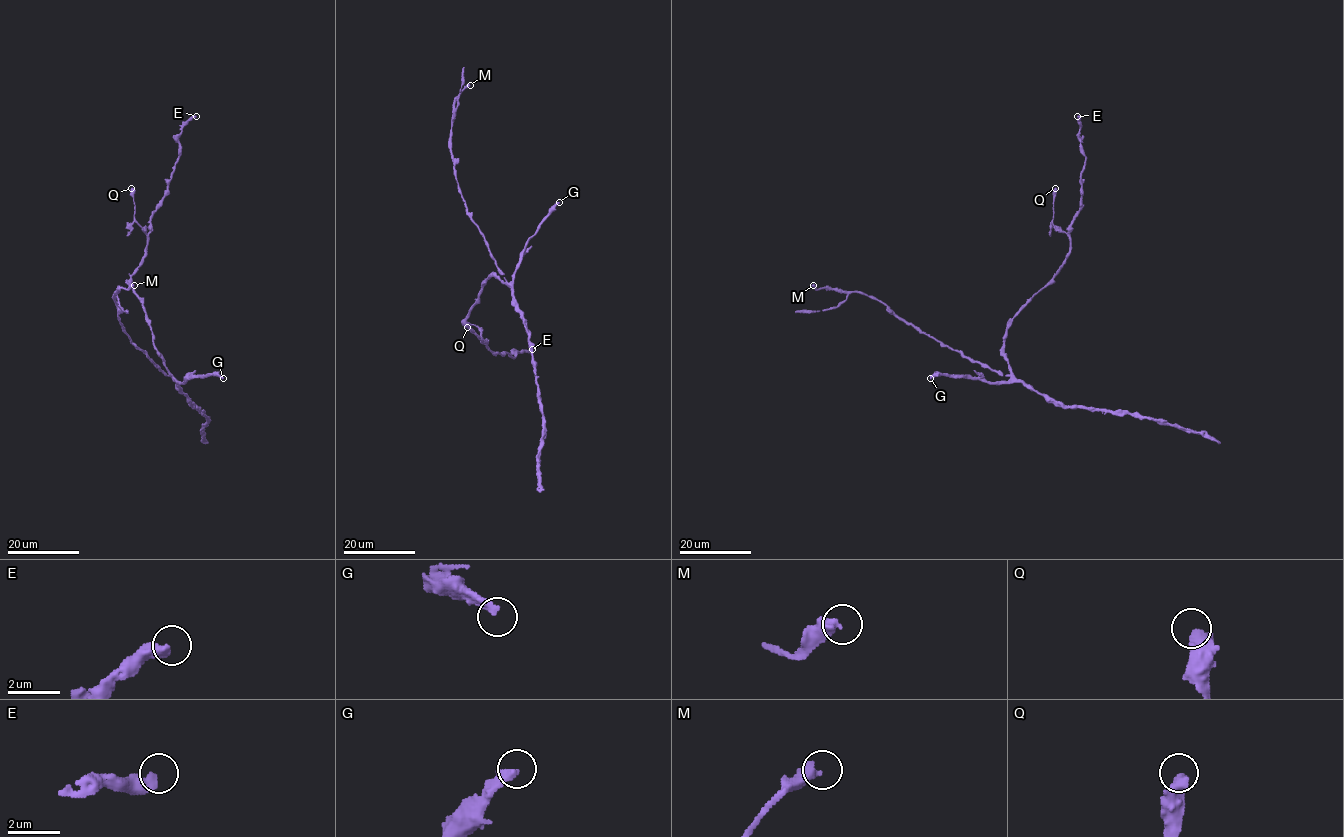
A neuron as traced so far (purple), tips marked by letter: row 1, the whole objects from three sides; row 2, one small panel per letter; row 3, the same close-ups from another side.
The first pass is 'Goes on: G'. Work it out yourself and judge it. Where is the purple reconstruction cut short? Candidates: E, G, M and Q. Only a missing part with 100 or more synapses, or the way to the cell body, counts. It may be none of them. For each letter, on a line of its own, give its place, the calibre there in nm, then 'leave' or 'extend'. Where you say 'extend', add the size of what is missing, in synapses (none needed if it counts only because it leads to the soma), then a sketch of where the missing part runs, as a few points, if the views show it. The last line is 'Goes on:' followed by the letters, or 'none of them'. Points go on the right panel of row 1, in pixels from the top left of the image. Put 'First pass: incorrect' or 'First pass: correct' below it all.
E: (1077, 116) | 440 nm | leave
G: (930, 378) | 360 nm | extend | 120 syn | (930, 378), (894, 360), (859, 327), (825, 309), (828, 278), (839, 262), (839, 231), (844, 220)
M: (813, 285) | 460 nm | leave
Q: (1055, 188) | 550 nm | leave
Goes on: G
First pass: correct

